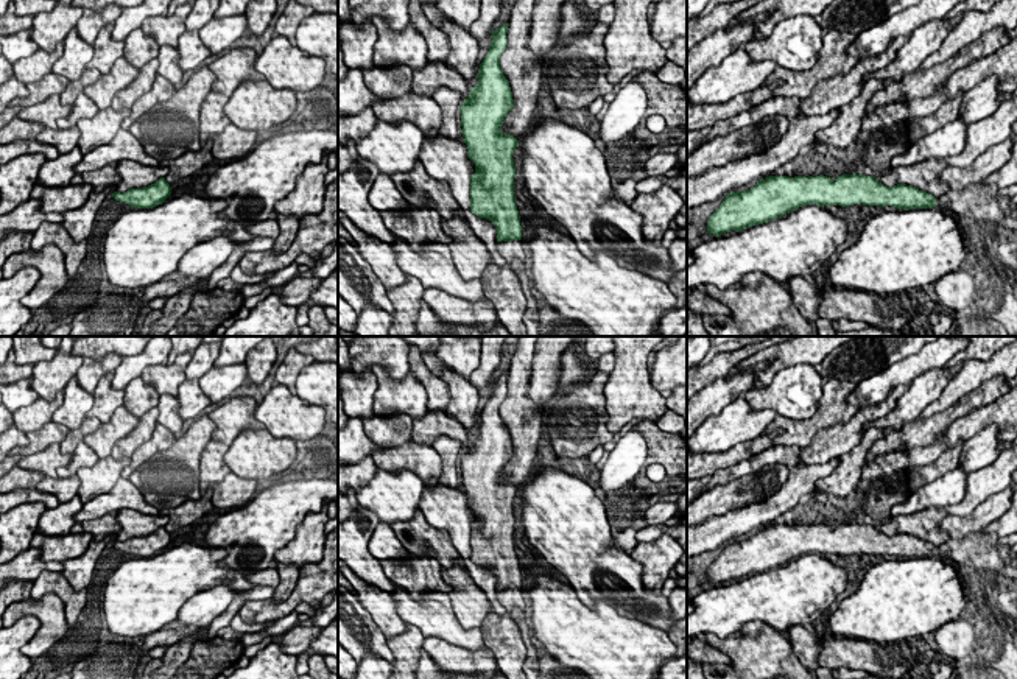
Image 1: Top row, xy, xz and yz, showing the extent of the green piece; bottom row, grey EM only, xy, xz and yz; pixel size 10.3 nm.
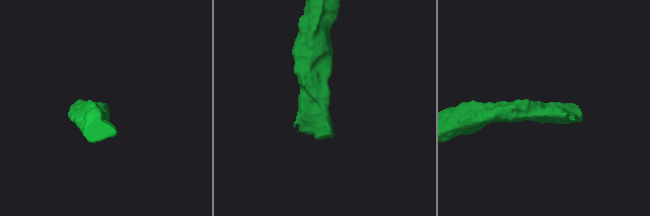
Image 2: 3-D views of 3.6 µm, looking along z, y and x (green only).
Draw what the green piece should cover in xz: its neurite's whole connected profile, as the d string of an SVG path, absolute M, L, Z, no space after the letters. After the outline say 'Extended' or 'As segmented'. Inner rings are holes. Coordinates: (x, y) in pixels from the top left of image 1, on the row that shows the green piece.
M508 23L492 31L492 44L489 51L480 64L478 84L470 89L470 95L461 104L461 126L464 143L467 145L467 156L475 164L475 173L470 178L470 212L480 218L489 220L497 229L497 251L506 260L505 266L489 263L481 274L483 293L494 305L497 319L512 335L522 336L526 332L523 316L526 310L526 297L522 290L519 276L512 271L511 263L516 259L528 263L528 254L522 248L522 226L520 215L514 196L514 150L519 140L514 135L503 134L505 117L514 107L509 81L500 67L500 56L508 45Z. Extended

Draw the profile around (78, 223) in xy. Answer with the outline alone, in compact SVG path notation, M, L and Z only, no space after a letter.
M109 187L98 193L92 190L89 199L79 209L62 213L61 224L73 241L79 243L89 238L93 232L95 215L109 195L112 195Z

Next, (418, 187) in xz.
M421 160L416 162L410 173L397 173L391 176L391 181L411 206L433 207L444 220L450 220L463 212L450 187L431 178Z

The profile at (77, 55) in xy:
M73 28L64 39L64 53L55 62L53 73L64 76L69 83L78 81L86 70L86 65L93 58L93 45L84 42L76 28Z

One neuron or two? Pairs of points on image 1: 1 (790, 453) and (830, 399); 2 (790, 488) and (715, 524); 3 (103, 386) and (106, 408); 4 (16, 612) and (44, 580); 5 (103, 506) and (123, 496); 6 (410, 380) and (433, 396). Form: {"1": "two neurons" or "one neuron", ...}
{"1": "two neurons", "2": "one neuron", "3": "one neuron", "4": "two neurons", "5": "one neuron", "6": "two neurons"}

